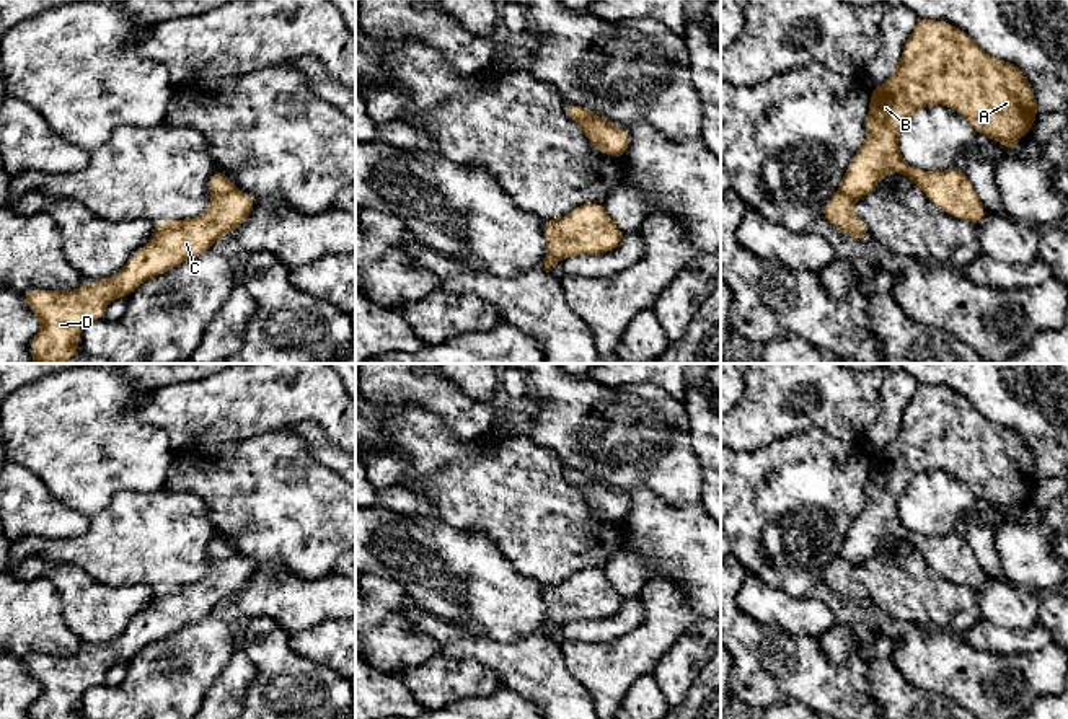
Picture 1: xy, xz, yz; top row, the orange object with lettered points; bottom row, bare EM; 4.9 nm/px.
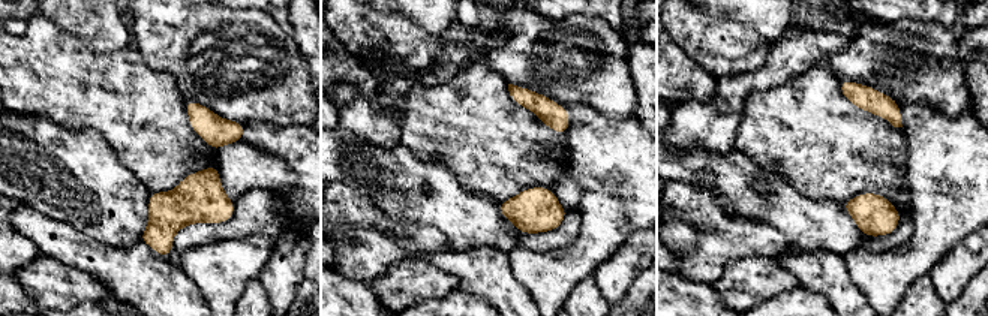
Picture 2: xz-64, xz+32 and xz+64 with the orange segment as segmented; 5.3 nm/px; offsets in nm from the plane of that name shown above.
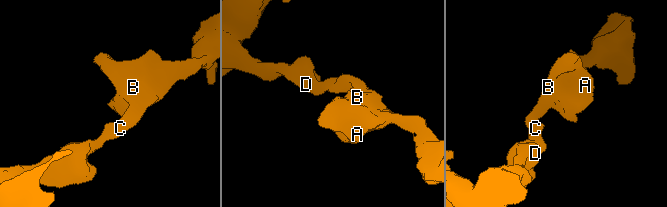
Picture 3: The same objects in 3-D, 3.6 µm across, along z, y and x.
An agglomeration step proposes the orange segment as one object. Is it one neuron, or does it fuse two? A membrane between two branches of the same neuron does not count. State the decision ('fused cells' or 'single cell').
single cell

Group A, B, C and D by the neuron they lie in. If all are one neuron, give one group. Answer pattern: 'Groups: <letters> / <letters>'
Groups: A B C D

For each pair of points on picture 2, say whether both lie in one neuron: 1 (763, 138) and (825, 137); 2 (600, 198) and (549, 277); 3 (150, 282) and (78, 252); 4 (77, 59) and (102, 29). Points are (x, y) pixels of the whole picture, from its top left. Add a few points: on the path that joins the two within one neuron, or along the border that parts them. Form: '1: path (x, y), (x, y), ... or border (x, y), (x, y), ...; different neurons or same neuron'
1: path (778, 137), (810, 137); same neuron
2: path (600, 219), (600, 229), (570, 259); same neuron
3: path (132, 273), (96, 258); same neuron
4: border (59, 26), (92, 50), (123, 47); different neurons

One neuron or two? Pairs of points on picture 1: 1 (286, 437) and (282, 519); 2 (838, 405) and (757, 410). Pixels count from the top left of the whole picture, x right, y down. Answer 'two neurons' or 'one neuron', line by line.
1: one neuron
2: one neuron

